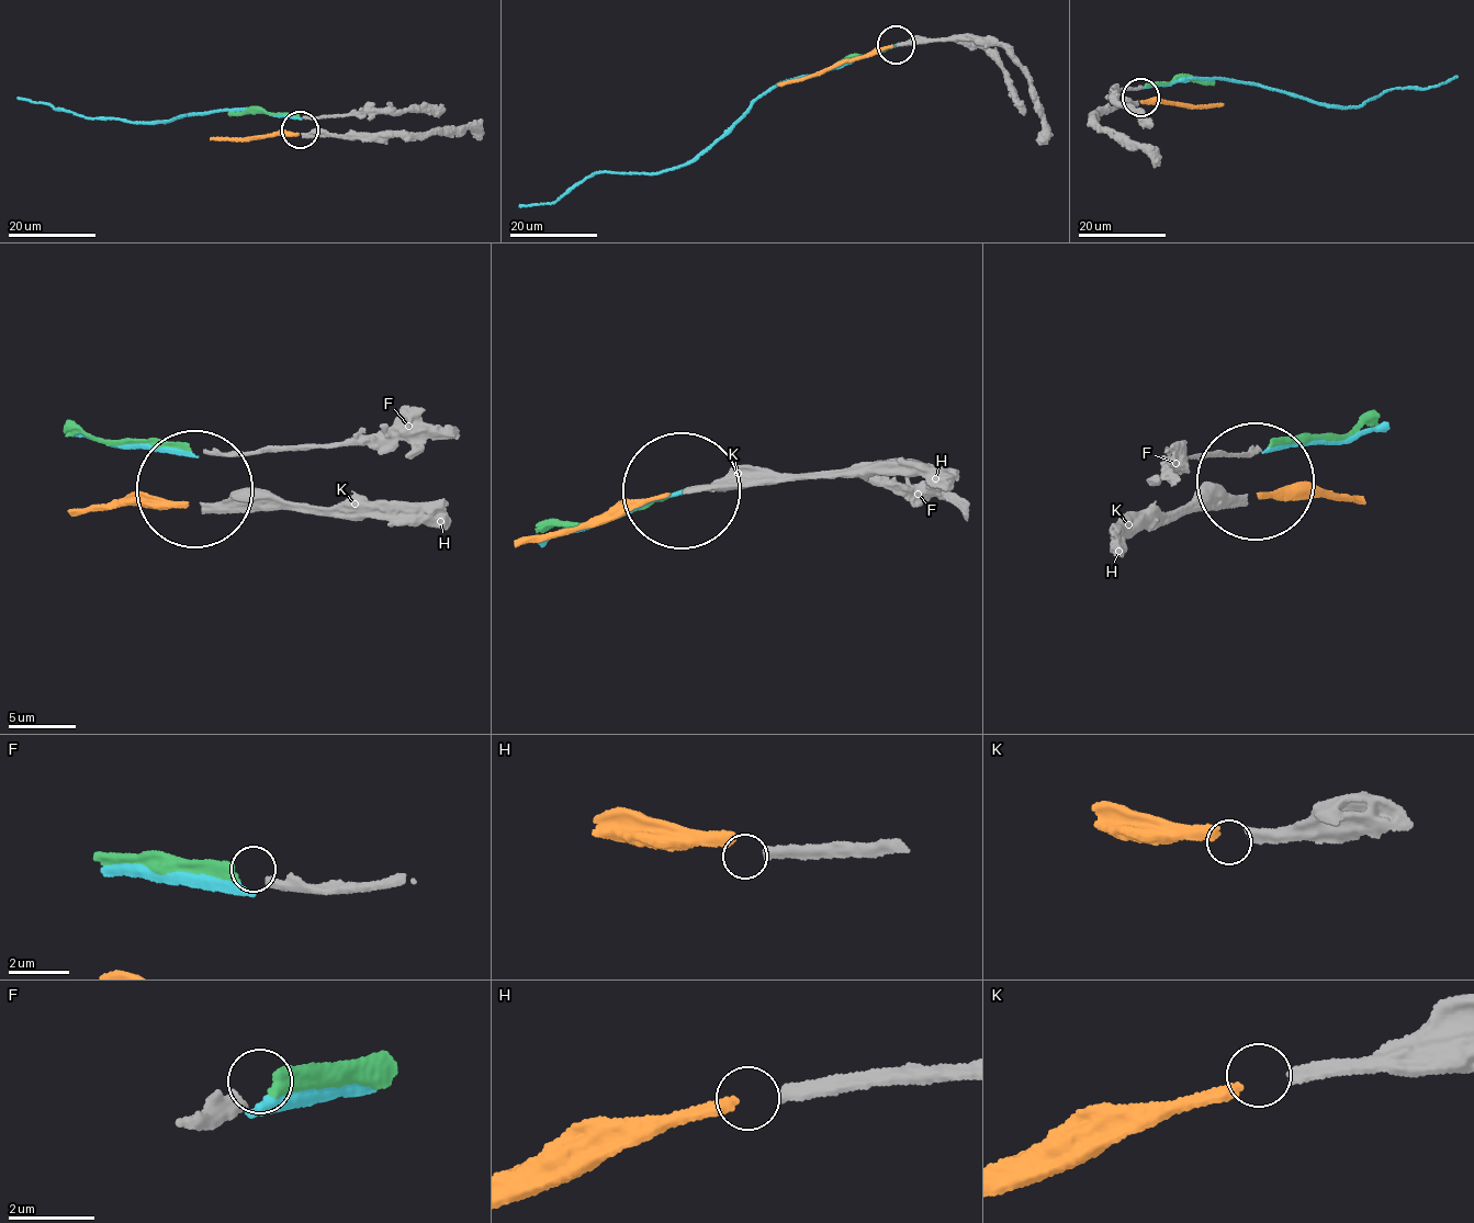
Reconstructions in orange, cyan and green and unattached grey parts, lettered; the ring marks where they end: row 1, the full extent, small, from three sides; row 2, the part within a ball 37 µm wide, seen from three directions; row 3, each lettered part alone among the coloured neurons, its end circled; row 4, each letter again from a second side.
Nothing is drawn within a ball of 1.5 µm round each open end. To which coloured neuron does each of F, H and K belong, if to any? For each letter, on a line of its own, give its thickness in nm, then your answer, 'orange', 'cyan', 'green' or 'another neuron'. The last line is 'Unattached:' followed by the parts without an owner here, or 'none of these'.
F: 360 nm thick; green
H: 320 nm thick; another neuron
K: 320 nm thick; orange
Unattached: H

